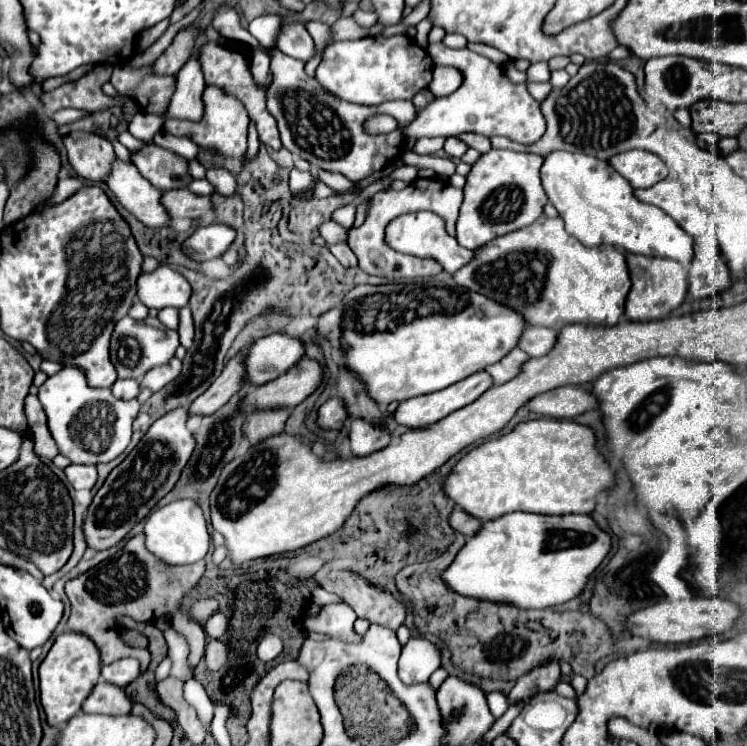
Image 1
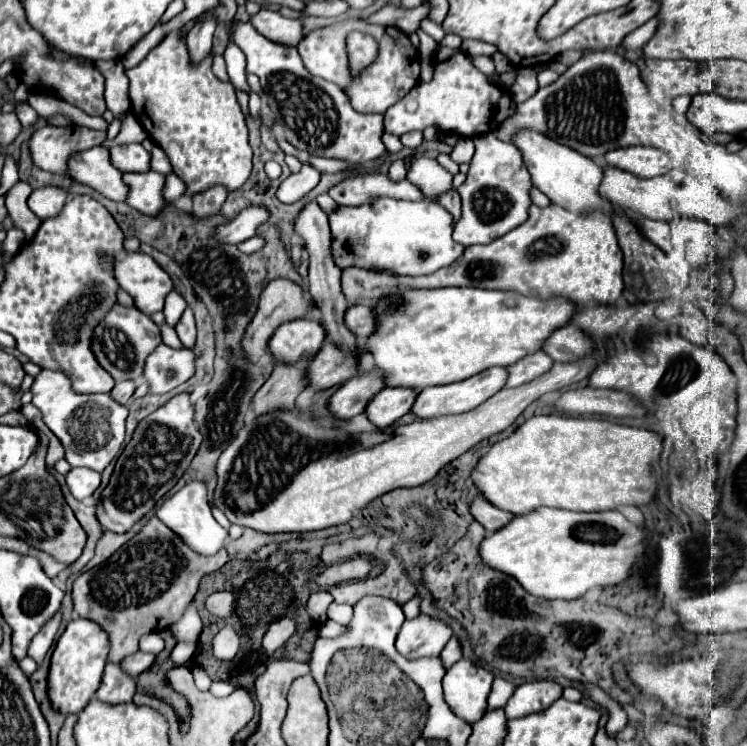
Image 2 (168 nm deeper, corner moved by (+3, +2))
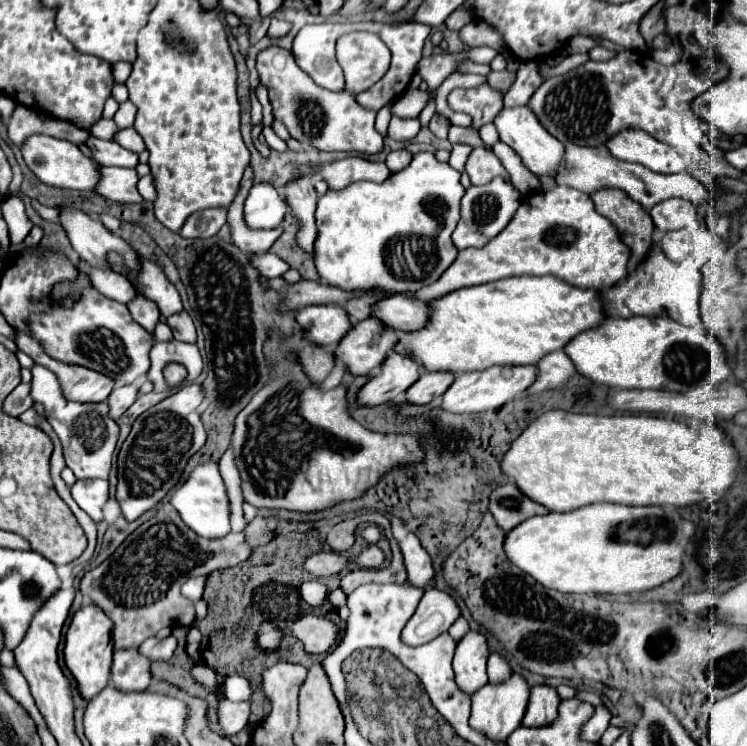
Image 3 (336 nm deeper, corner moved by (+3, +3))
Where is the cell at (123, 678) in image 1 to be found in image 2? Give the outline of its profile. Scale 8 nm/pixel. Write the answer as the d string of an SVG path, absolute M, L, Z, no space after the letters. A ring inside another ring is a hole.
M136 651L134 655L126 657L120 665L122 665L122 669L126 669L128 673L132 673L132 677L138 677L140 673L144 673L146 669L150 669L150 667L152 667L154 659L156 659L156 655L154 655L154 653Z

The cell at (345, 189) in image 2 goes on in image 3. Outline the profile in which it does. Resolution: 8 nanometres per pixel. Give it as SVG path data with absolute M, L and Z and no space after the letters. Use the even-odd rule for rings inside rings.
M344 158L322 166L318 174L328 184L330 190L340 190L358 180L370 180L380 184L388 180L392 172L384 162L368 162L364 158Z

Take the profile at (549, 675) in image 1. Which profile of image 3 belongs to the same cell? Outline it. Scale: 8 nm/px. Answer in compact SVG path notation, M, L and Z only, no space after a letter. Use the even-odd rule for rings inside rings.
M532 686L522 726L546 726L558 716L560 696L552 686Z

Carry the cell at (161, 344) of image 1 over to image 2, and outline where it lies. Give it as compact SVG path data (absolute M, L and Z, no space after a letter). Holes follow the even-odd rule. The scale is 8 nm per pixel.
M114 305L106 313L106 317L94 327L92 333L92 353L98 359L98 363L114 377L114 381L140 381L144 373L144 361L146 357L162 343L160 337L160 327L140 313L134 307L124 307L124 305Z

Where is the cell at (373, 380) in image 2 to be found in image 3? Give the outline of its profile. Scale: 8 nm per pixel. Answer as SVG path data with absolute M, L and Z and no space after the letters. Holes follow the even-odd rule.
M392 350L380 366L380 374L372 376L356 394L358 406L378 406L396 400L420 376L416 360Z

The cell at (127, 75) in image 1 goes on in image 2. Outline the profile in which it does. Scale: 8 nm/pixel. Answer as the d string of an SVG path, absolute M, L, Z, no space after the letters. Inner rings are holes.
M176 29L176 31L170 31L162 39L162 43L156 45L146 55L146 59L140 65L126 71L130 79L132 113L146 129L148 137L160 149L164 149L164 153L170 159L172 171L186 183L184 197L194 197L216 185L222 185L228 191L234 191L244 185L252 169L252 147L248 145L248 129L246 129L240 105L236 101L236 91L232 83L222 83L220 79L214 77L212 59L214 59L214 53L210 51L200 63L194 65L194 61L190 59L186 41L182 39L182 29Z

